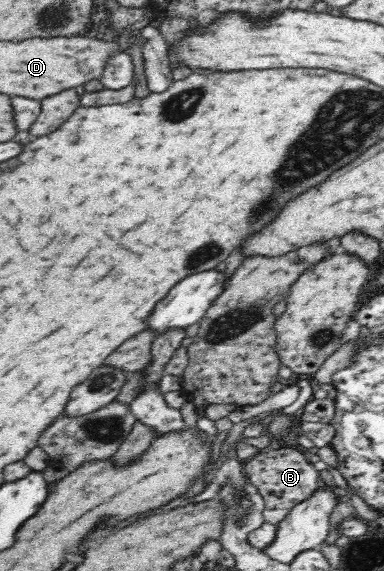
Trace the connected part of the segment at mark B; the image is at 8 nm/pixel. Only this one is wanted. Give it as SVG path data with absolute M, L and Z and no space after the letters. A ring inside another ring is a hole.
M276 448L259 452L243 462L243 471L262 497L265 507L263 517L266 522L277 525L301 500L308 498L318 485L318 471L294 448Z

